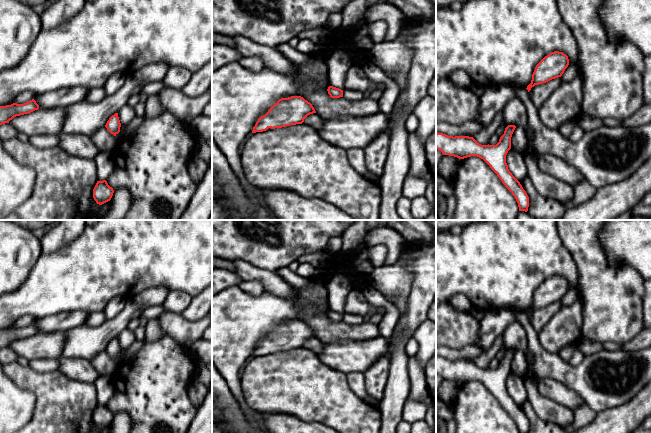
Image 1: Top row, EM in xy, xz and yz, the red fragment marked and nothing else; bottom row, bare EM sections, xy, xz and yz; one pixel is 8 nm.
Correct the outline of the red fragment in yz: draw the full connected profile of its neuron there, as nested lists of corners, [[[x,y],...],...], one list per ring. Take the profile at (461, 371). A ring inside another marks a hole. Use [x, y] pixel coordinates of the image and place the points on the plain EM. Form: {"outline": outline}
{"outline": [[[508,349],[496,369],[481,369],[473,361],[453,361],[436,356],[436,373],[443,379],[459,383],[471,380],[483,383],[515,421],[519,433],[528,433],[529,421],[520,406],[509,395],[506,387],[506,379],[511,373],[511,361],[515,352],[515,349]]]}

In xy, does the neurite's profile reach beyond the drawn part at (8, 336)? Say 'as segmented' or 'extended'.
as segmented

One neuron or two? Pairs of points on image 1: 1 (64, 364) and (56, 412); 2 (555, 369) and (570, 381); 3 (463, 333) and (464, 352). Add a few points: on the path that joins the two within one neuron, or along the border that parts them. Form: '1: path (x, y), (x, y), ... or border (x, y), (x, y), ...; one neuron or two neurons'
1: border (57, 370), (71, 378), (84, 381); two neurons
2: path (559, 370), (566, 377); one neuron
3: border (474, 343), (460, 348), (446, 347); two neurons

